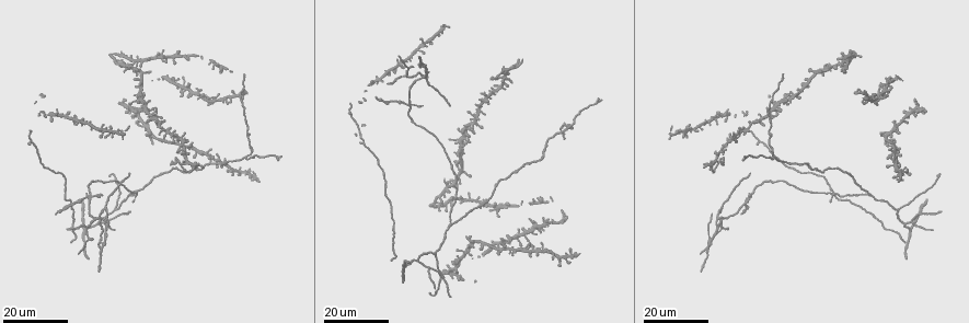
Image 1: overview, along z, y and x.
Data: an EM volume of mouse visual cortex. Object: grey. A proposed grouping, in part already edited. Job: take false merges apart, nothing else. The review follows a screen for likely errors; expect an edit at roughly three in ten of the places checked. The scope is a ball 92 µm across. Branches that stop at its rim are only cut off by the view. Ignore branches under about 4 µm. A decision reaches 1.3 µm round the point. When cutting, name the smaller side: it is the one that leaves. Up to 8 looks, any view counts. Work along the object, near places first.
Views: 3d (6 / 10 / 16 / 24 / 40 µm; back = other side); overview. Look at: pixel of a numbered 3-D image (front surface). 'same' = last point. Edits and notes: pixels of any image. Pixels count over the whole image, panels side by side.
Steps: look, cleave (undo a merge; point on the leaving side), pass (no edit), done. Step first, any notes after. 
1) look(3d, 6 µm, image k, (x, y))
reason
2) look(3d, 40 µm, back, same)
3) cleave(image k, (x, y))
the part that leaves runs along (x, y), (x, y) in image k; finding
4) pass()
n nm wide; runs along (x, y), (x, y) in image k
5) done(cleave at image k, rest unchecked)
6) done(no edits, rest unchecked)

look(3d, 16 µm, image 1, (247, 159))
a fork

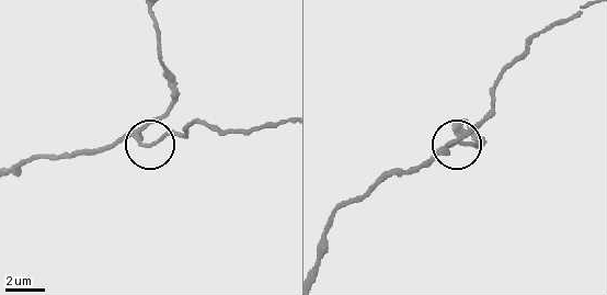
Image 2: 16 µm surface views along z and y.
look(3d, 10 µm, image 2, (445, 146))
closer look

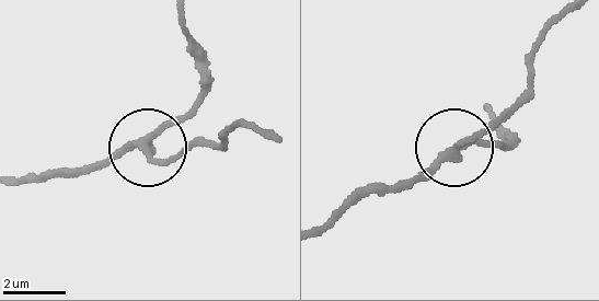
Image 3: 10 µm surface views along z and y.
pass()
runs along (15, 183), (134, 151), (173, 159), (225, 143) in image 3; one cell here

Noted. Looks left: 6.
look(3d, 16 µm, image 1, (454, 223))
three arms meet

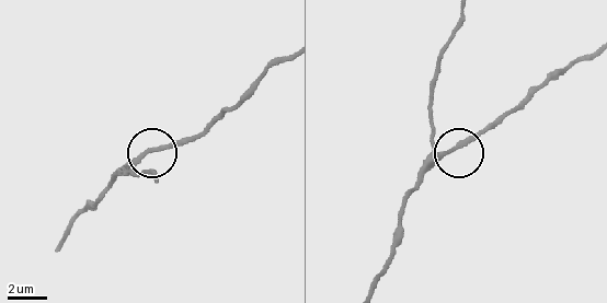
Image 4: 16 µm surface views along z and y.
look(3d, 10 µm, image 4, (446, 152))

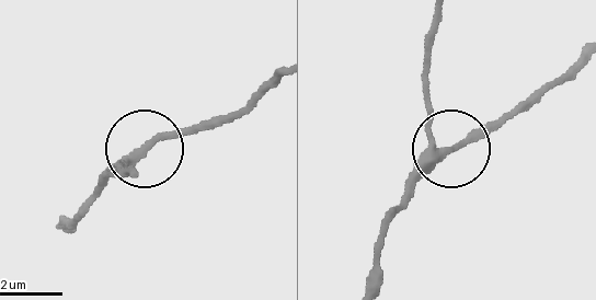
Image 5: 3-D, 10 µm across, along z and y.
pass()
runs along (437, 13), (427, 61), (435, 139), (458, 145), (511, 111) in image 5; continuous, no second cell

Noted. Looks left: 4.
look(3d, 16 µm, image 1, (419, 260))
arms part here

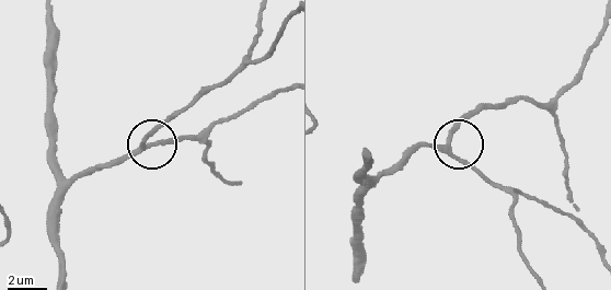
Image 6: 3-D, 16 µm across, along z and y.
look(3d, 10 µm, image 6, (446, 148))

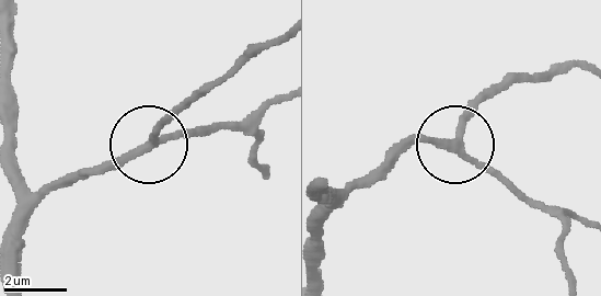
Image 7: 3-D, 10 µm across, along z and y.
pass()
runs along (277, 35), (191, 93), (151, 135), (175, 140), (211, 133) in image 7; all the same cell

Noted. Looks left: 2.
look(3d, 16 µm, image 1, (104, 225))
branch point

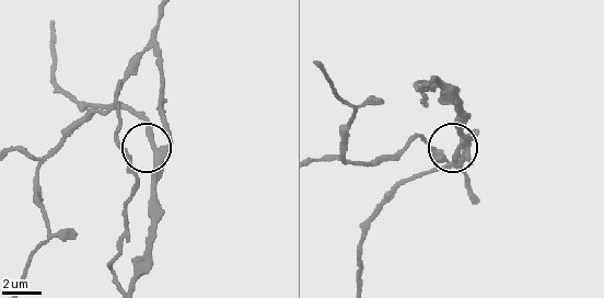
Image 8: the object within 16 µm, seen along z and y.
look(3d, 6 µm, image 8, (158, 155))
closer look

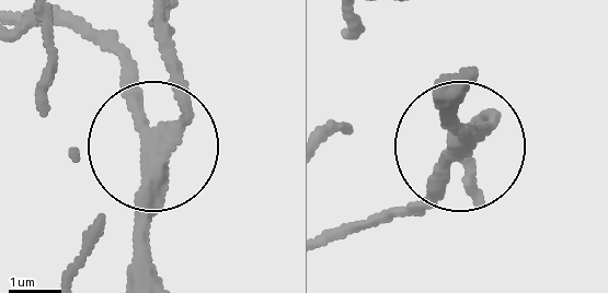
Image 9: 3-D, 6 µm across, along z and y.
cleave(image 9, (174, 50))
3 arms; a second cell is stuck on

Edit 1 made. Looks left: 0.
done(cleave at image 9, rest unchecked)

